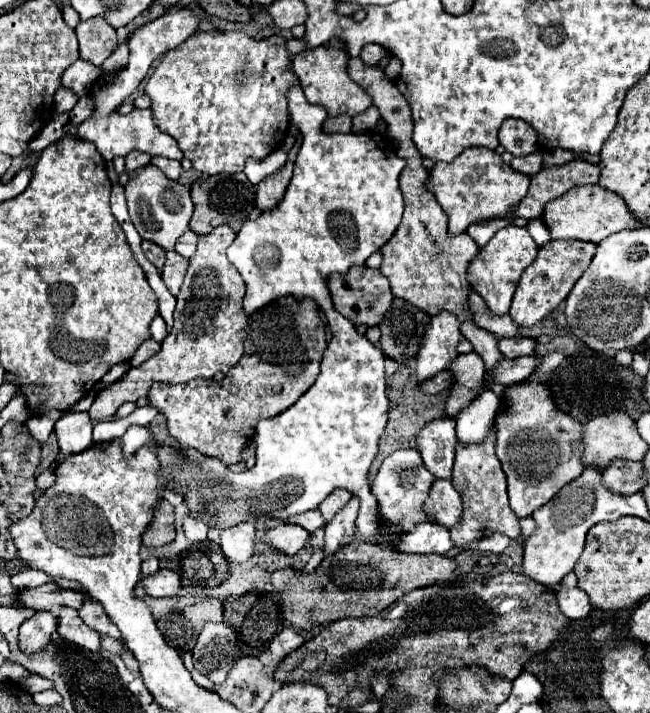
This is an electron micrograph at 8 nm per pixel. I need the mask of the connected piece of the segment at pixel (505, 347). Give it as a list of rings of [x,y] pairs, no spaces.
[[[532,337],[498,339],[498,349],[508,359],[516,359],[516,357],[522,357],[522,355],[534,355],[536,353],[536,339],[532,339]]]

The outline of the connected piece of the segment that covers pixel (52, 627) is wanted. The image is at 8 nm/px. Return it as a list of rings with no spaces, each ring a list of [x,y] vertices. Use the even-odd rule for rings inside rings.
[[[36,611],[20,625],[20,649],[24,653],[40,651],[56,633],[56,617],[52,611]]]

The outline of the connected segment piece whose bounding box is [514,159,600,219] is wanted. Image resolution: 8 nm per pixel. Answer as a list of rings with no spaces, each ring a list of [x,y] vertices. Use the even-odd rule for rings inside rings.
[[[574,159],[566,165],[544,167],[542,171],[538,171],[538,175],[532,177],[530,189],[526,197],[520,201],[514,217],[536,219],[538,215],[542,215],[542,209],[548,201],[564,195],[568,189],[576,185],[598,183],[598,175],[598,165],[590,165],[582,159]]]

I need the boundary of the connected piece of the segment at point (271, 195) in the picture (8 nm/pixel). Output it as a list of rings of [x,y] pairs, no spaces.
[[[299,136],[296,139],[296,144],[288,151],[288,161],[286,161],[286,165],[282,167],[282,171],[264,177],[264,179],[258,183],[256,203],[258,203],[258,209],[260,209],[260,211],[270,209],[272,205],[278,205],[278,201],[284,197],[286,187],[288,187],[288,183],[290,183],[290,179],[292,179],[293,176],[294,163],[301,146],[301,141],[302,137]]]

